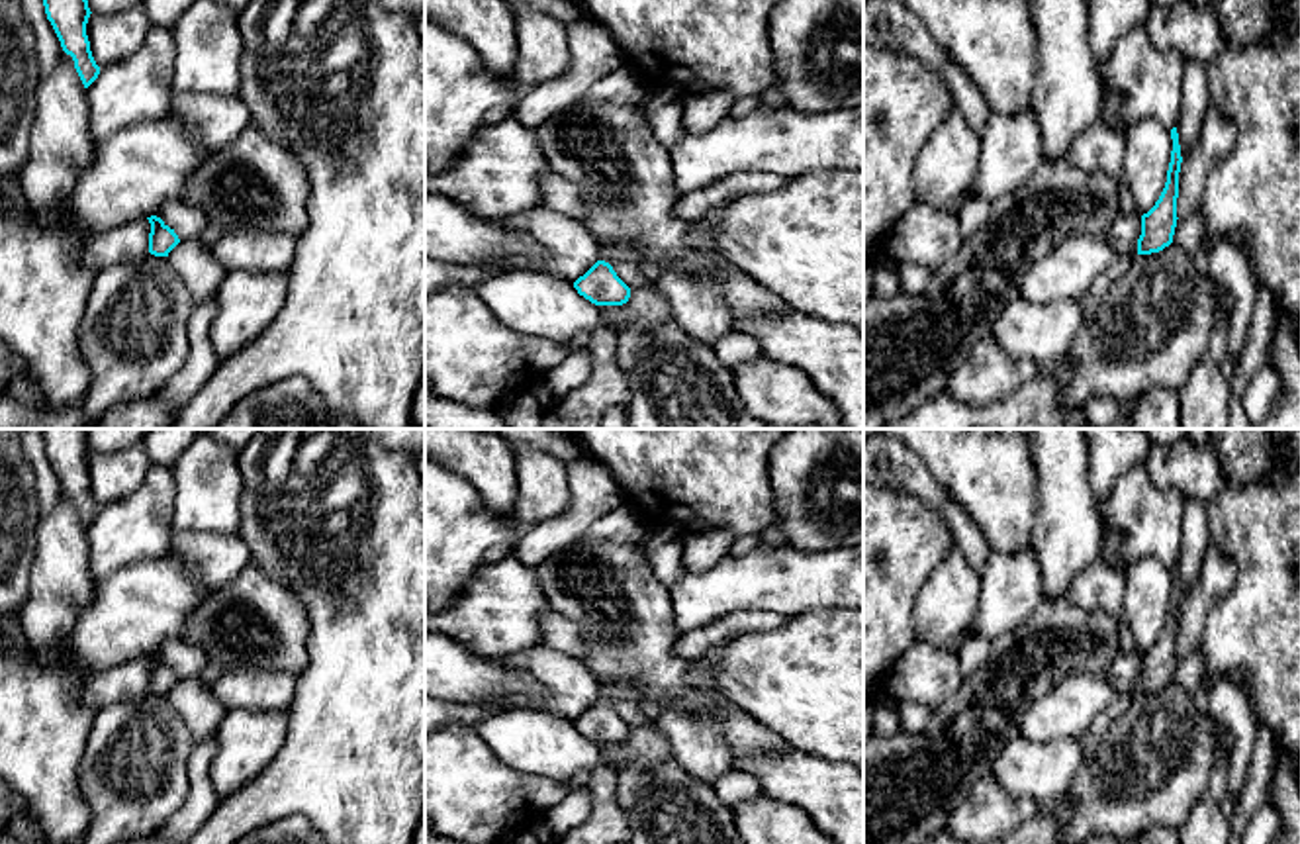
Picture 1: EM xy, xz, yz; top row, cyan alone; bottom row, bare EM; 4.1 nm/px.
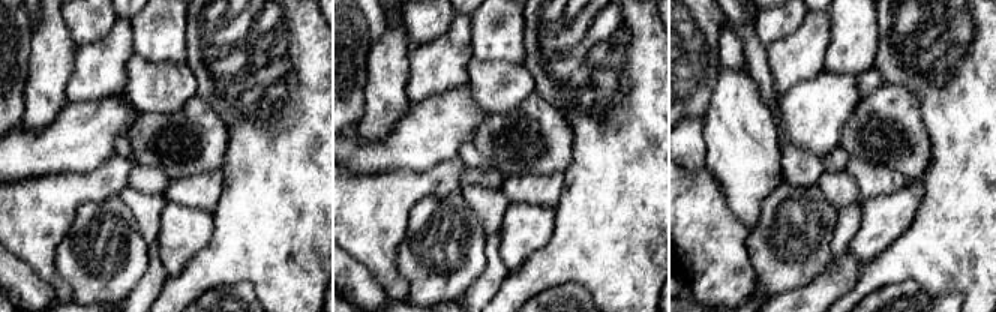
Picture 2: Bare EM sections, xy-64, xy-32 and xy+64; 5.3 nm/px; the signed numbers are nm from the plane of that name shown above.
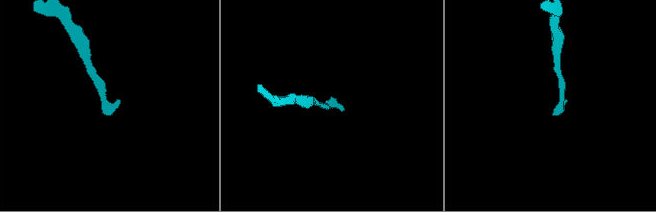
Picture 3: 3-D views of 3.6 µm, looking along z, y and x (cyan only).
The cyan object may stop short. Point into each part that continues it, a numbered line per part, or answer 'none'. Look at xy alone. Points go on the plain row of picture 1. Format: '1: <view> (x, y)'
none

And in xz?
1: xz (611, 692)

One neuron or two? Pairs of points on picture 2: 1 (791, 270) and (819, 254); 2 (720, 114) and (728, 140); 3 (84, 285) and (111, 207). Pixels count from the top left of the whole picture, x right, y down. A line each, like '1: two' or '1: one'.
1: one
2: one
3: one

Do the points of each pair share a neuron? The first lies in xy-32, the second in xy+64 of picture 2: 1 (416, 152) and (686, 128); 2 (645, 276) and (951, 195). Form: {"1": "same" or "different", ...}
{"1": "different", "2": "same"}

